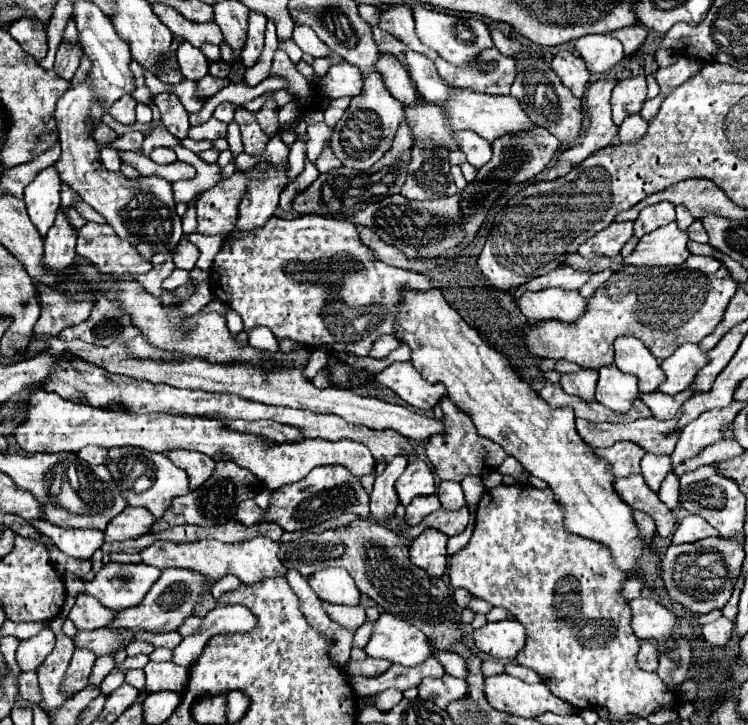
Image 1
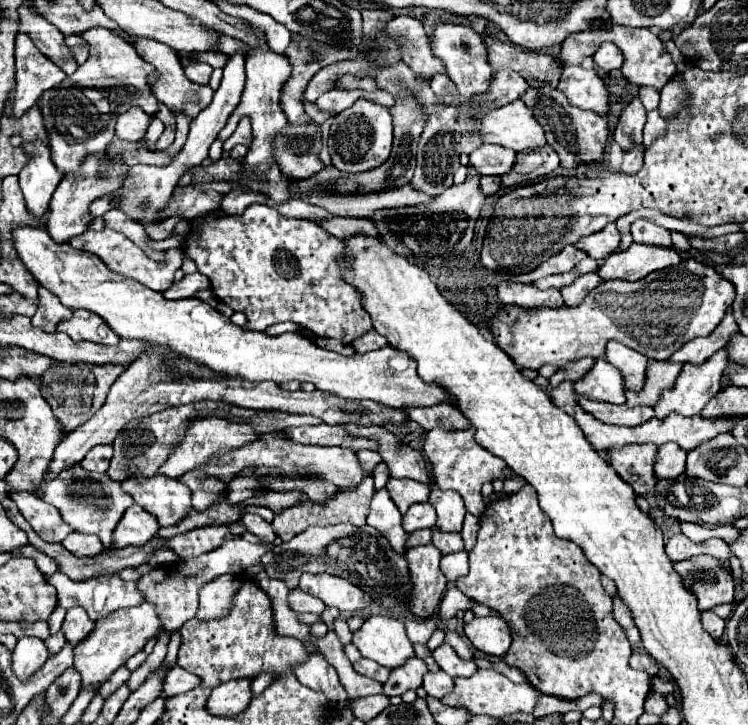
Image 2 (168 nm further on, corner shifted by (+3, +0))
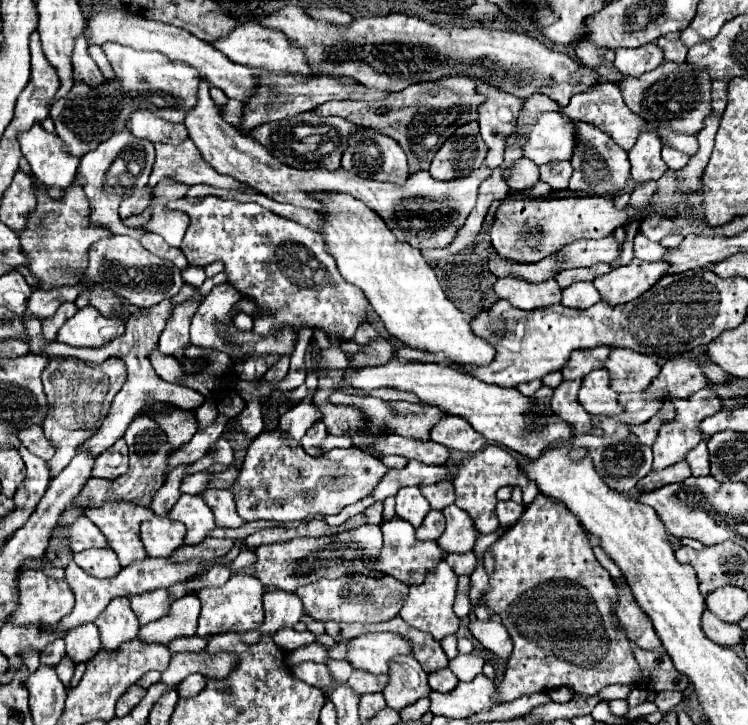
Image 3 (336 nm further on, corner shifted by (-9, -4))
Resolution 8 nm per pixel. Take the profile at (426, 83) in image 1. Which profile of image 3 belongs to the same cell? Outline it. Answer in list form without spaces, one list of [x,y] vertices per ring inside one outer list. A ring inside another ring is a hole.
[[[540,112],[524,138],[526,142],[522,144],[522,154],[538,166],[554,160],[570,160],[572,148],[574,148],[574,126],[570,120],[562,118],[558,112]]]

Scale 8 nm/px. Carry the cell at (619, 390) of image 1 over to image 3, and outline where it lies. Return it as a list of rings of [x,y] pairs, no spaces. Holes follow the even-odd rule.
[[[606,368],[592,370],[584,380],[578,392],[578,402],[590,414],[604,414],[614,416],[620,412],[618,394],[610,388],[610,372]]]

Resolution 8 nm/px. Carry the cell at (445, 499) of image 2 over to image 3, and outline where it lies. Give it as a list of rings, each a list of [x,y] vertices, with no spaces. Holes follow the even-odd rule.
[[[454,504],[444,508],[442,512],[446,516],[446,530],[438,538],[438,546],[444,548],[446,552],[458,552],[458,554],[472,550],[478,532],[468,512],[464,512]]]

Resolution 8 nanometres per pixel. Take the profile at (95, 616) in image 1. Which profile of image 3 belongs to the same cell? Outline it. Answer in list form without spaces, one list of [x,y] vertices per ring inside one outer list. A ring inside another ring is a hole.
[[[92,622],[68,630],[64,640],[66,640],[66,654],[74,662],[86,662],[100,650],[100,632]]]

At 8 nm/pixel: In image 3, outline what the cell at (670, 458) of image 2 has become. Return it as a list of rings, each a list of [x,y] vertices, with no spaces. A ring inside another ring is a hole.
[[[700,440],[700,444],[686,454],[686,462],[688,462],[690,468],[692,468],[692,476],[706,476],[706,474],[710,474],[706,440]]]

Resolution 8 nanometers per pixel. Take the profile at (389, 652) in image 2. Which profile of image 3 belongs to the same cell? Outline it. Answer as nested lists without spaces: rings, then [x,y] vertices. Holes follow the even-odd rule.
[[[370,632],[348,642],[346,660],[358,670],[384,674],[388,672],[390,660],[402,654],[414,654],[408,638],[394,632]]]

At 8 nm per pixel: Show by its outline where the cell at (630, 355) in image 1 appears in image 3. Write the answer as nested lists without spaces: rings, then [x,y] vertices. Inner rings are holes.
[[[614,348],[606,360],[616,392],[642,392],[658,376],[660,366],[652,356]]]

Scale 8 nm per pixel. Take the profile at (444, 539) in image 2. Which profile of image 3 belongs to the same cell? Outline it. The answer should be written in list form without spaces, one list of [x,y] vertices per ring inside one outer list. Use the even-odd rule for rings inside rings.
[[[464,552],[464,554],[448,554],[446,562],[450,564],[450,568],[456,574],[472,574],[474,566],[476,566],[476,558],[474,552]]]

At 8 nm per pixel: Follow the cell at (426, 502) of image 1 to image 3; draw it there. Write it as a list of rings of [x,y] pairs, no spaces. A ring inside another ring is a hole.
[[[430,510],[422,526],[416,530],[416,538],[418,540],[438,540],[442,532],[444,532],[444,514],[438,510]]]

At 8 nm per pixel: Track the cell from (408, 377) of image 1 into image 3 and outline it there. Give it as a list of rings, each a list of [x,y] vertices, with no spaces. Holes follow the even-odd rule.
[[[444,416],[430,432],[430,438],[442,446],[456,448],[462,452],[478,452],[486,440],[460,416]]]

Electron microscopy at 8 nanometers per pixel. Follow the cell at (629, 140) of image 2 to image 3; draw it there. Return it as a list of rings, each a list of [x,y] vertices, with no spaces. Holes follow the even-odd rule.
[[[654,130],[640,132],[634,148],[628,152],[634,182],[658,180],[666,172],[668,166],[660,158],[660,148],[662,148],[662,142]]]

